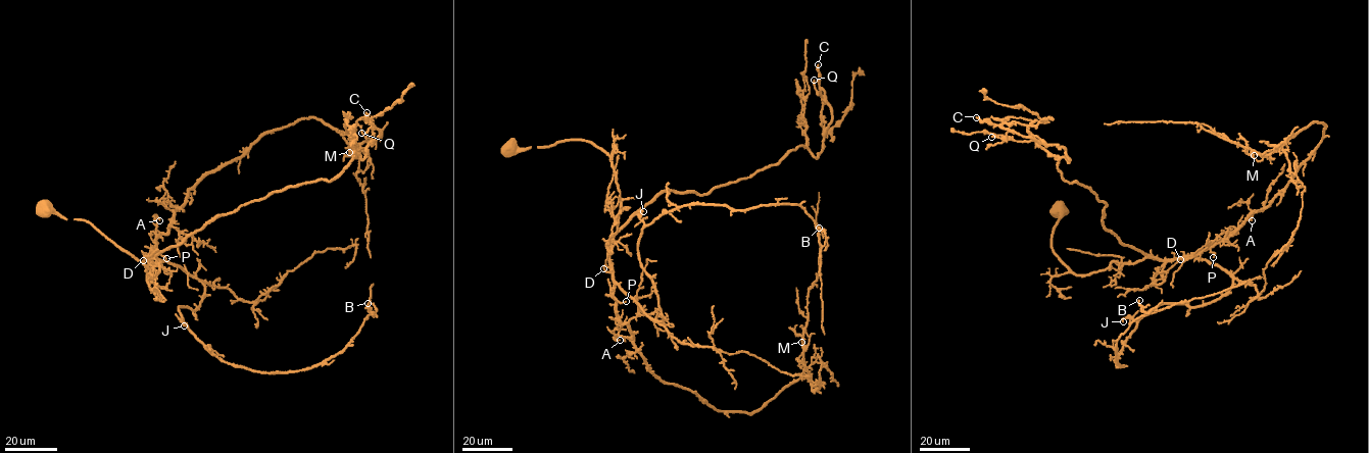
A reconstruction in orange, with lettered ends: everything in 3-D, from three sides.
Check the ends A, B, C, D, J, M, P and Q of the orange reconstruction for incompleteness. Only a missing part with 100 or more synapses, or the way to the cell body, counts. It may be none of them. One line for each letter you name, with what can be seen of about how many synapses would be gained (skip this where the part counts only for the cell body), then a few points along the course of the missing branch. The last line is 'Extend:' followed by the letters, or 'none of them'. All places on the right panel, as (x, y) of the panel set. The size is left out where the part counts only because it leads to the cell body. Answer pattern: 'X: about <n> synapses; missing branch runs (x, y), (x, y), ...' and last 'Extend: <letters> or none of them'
C: about 200 synapses
Extend: C

